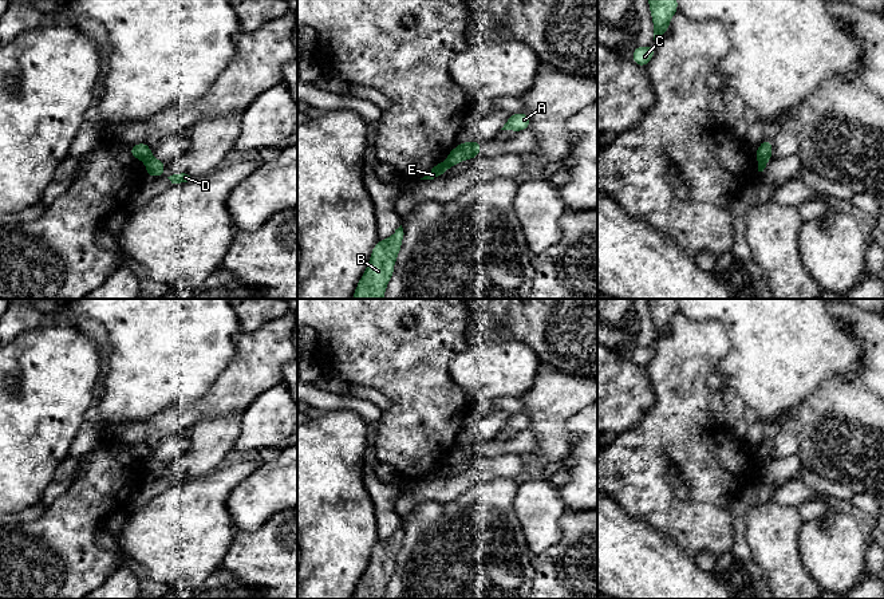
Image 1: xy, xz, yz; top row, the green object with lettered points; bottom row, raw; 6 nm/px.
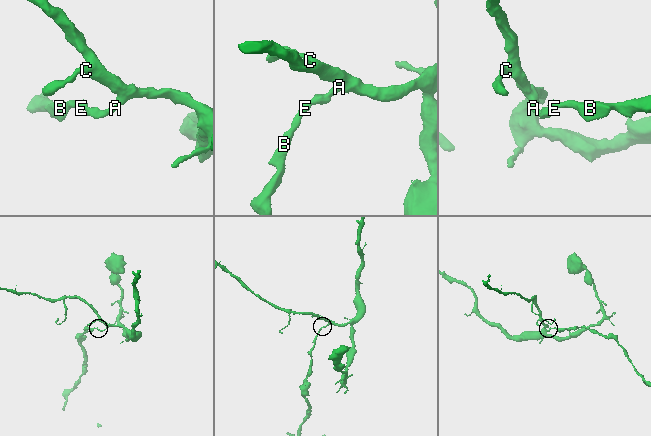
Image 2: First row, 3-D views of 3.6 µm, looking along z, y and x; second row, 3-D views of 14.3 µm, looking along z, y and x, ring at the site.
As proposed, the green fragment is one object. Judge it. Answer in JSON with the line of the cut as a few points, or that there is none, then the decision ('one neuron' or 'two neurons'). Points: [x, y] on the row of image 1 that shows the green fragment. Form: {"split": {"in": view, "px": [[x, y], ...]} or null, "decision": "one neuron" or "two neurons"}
{"split": {"in": "xy", "px": [[150, 154], [143, 161]]}, "decision": "two neurons"}

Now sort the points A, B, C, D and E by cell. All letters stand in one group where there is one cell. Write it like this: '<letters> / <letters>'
A C D / B E

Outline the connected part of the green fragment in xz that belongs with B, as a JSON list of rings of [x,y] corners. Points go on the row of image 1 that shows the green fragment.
[[[400,225],[392,236],[378,240],[352,299],[383,299],[387,284],[394,275],[394,265],[402,248],[403,235]]]

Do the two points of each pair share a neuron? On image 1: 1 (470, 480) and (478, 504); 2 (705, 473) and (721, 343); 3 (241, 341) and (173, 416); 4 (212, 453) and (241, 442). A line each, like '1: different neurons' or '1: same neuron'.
1: different neurons
2: same neuron
3: same neuron
4: different neurons

